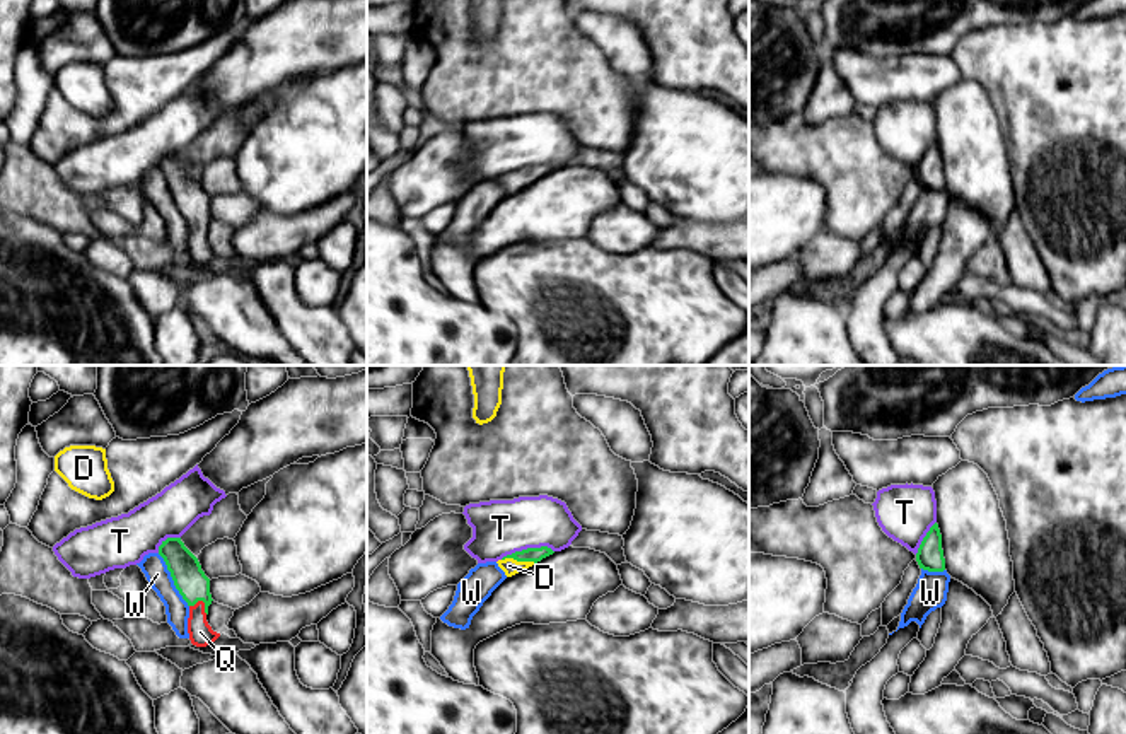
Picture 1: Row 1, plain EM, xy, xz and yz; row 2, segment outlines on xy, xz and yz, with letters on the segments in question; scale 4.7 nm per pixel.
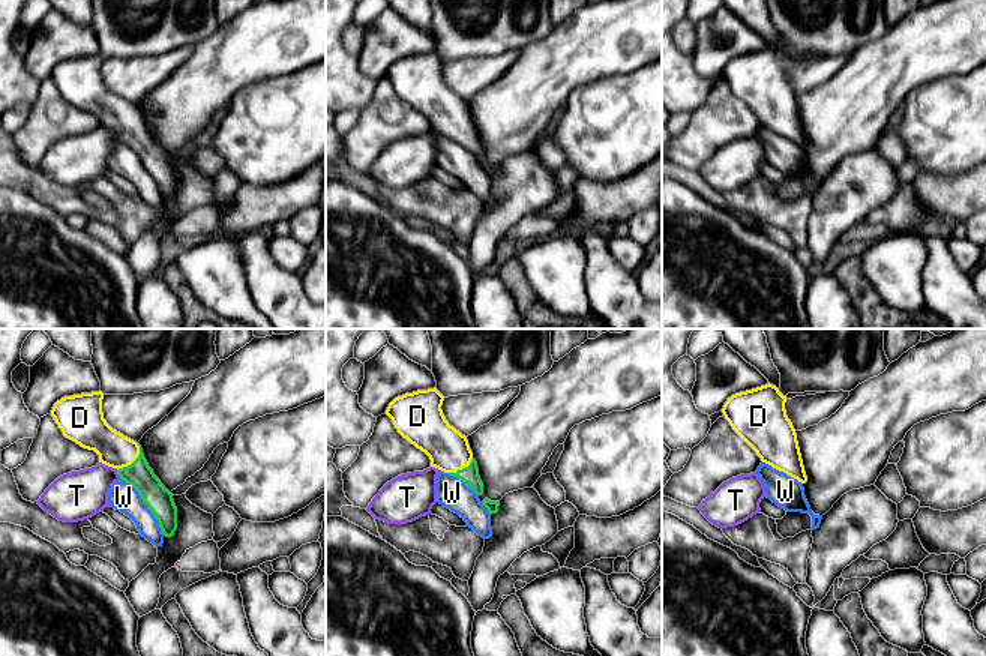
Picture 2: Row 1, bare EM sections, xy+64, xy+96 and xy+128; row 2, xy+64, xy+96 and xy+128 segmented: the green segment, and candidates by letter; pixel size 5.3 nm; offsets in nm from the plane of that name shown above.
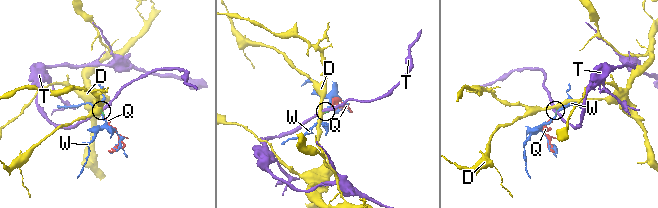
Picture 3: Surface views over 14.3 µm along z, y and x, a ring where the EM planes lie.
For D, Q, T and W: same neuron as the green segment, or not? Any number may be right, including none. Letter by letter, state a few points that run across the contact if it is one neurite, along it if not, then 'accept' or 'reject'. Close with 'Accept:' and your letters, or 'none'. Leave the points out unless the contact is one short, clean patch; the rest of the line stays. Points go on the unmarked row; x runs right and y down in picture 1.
D: line xz (534, 173), (519, 178), (509, 183); accept
Q: line xy (191, 200), (202, 217), (200, 250); accept
T: line xz (553, 168), (528, 164), (500, 176); reject
W: line xy (157, 171), (188, 224); reject
Accept: D, Q

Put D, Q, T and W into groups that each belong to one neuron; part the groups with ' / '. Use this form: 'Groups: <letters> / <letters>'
Groups: D Q / T / W

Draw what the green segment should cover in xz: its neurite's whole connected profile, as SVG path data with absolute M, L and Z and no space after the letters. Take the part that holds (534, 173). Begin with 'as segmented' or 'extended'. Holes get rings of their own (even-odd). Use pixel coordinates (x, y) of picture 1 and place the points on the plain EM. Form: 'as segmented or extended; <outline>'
extended; M548 164L541 166L527 166L522 169L515 169L512 172L503 174L498 178L498 184L505 189L507 195L512 195L519 189L527 188L534 181L541 179L543 176L553 172L554 169Z

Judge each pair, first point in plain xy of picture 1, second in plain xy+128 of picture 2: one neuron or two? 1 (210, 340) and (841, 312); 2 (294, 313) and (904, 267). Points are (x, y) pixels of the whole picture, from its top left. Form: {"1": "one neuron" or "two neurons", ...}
{"1": "two neurons", "2": "two neurons"}

